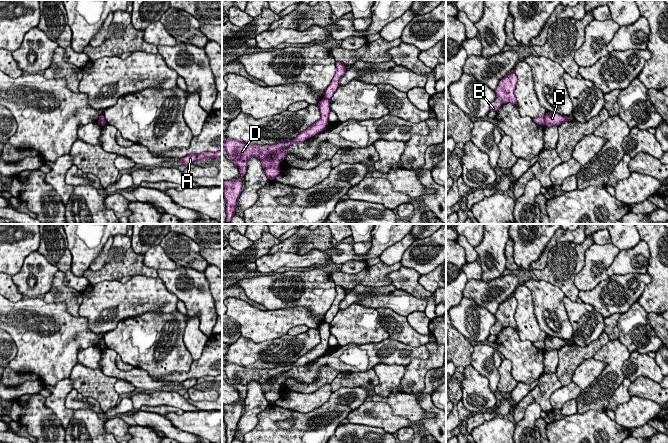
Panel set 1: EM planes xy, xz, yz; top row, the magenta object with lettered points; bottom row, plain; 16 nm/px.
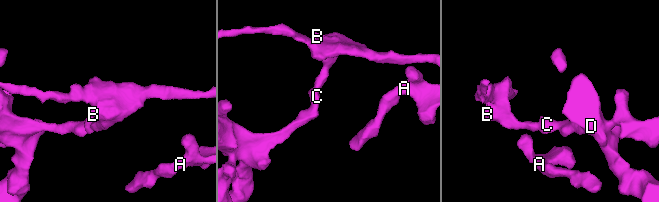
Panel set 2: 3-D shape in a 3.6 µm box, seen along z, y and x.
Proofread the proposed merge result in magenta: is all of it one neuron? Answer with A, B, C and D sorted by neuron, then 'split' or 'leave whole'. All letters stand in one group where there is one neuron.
groups A C D / B; split

